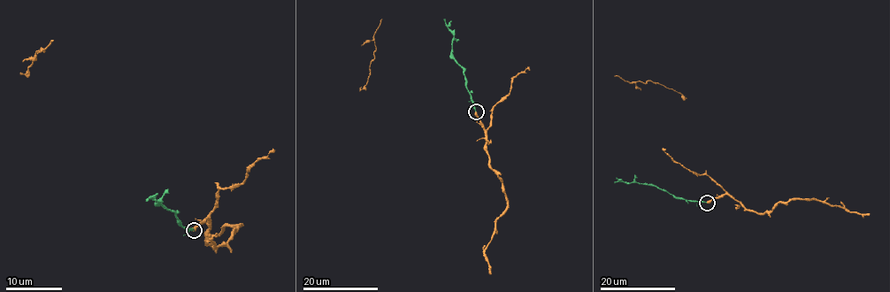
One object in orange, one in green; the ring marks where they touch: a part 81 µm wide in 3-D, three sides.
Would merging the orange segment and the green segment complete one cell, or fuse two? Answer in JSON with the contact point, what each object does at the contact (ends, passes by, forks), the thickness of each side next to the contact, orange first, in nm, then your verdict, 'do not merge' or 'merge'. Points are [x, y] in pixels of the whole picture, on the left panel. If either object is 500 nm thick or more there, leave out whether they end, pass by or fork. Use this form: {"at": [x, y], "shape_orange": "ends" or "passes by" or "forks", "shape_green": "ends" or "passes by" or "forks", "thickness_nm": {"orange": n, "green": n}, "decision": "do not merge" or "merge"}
{"at": [194, 230], "shape_orange": "ends", "shape_green": "ends", "thickness_nm": {"orange": 480, "green": 220}, "decision": "merge"}

